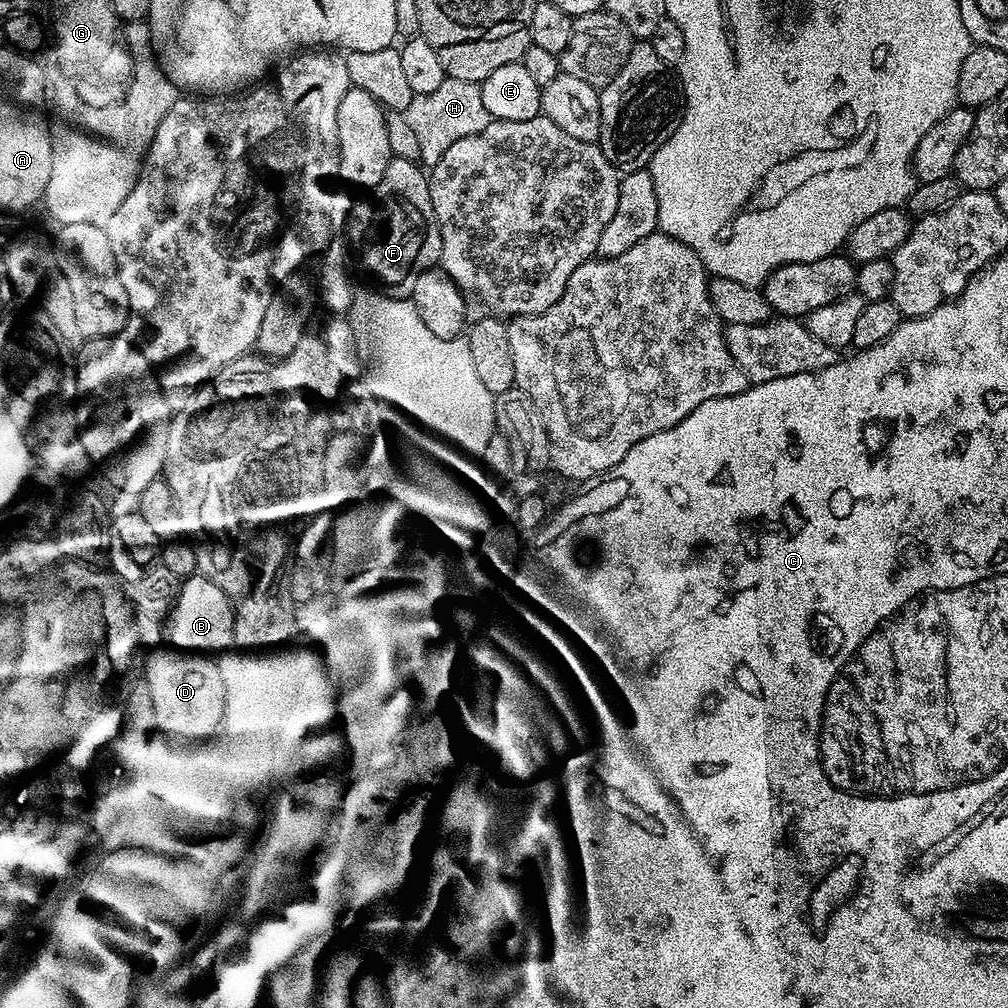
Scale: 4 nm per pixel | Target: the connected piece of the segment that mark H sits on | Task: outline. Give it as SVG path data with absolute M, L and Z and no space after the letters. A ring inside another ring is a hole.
M445 76L442 86L438 86L432 93L413 96L403 114L418 138L420 160L428 166L436 164L438 158L442 158L442 154L454 146L454 142L470 138L470 134L478 134L478 130L486 130L486 126L490 126L493 121L490 110L486 110L486 105L482 103L479 84L449 76Z

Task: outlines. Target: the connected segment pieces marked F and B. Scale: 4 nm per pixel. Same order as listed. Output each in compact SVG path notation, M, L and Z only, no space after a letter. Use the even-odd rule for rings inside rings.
M393 156L386 166L382 182L378 182L378 186L371 188L365 196L368 196L365 200L357 199L353 203L346 221L346 239L355 259L361 269L364 267L376 279L375 287L379 291L397 298L411 297L414 286L418 286L418 278L439 265L442 250L442 234L434 214L434 202L430 202L430 186L425 169L415 160Z
M197 574L183 577L176 592L176 600L167 612L166 622L167 643L173 649L183 650L188 654L220 654L233 647L234 616L228 595L222 590L222 586L214 586L214 582L210 582L210 578L205 576Z

